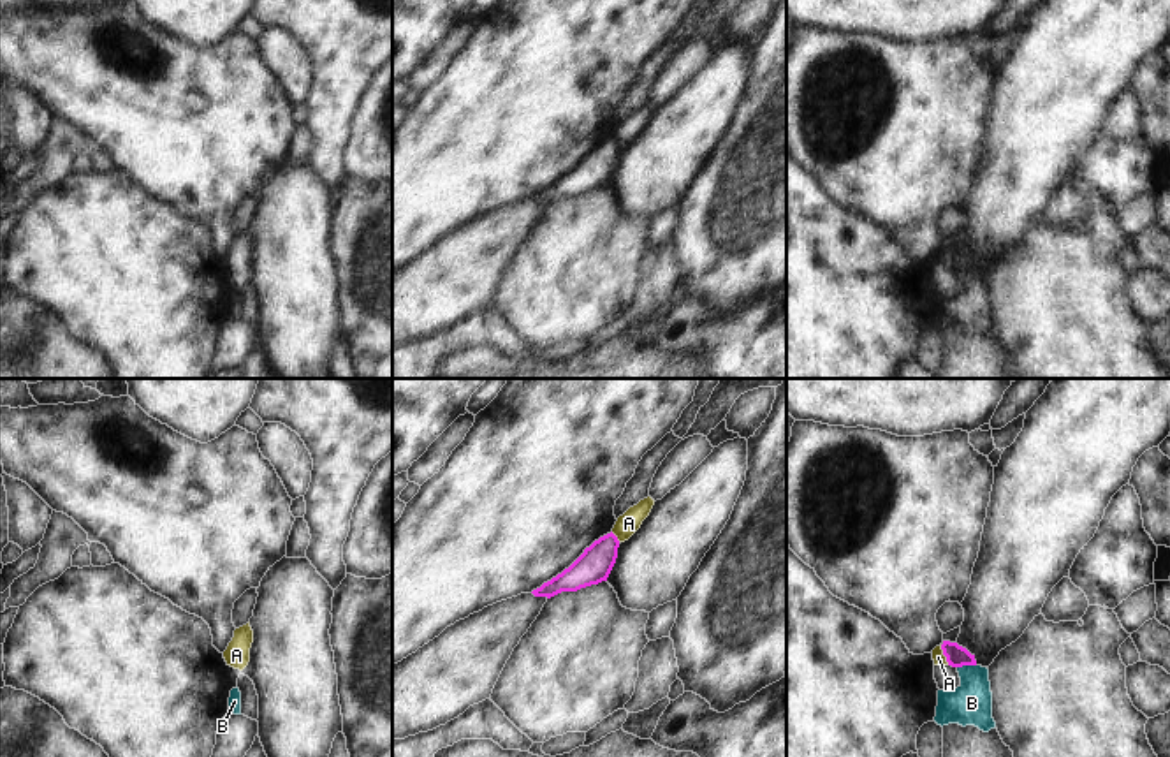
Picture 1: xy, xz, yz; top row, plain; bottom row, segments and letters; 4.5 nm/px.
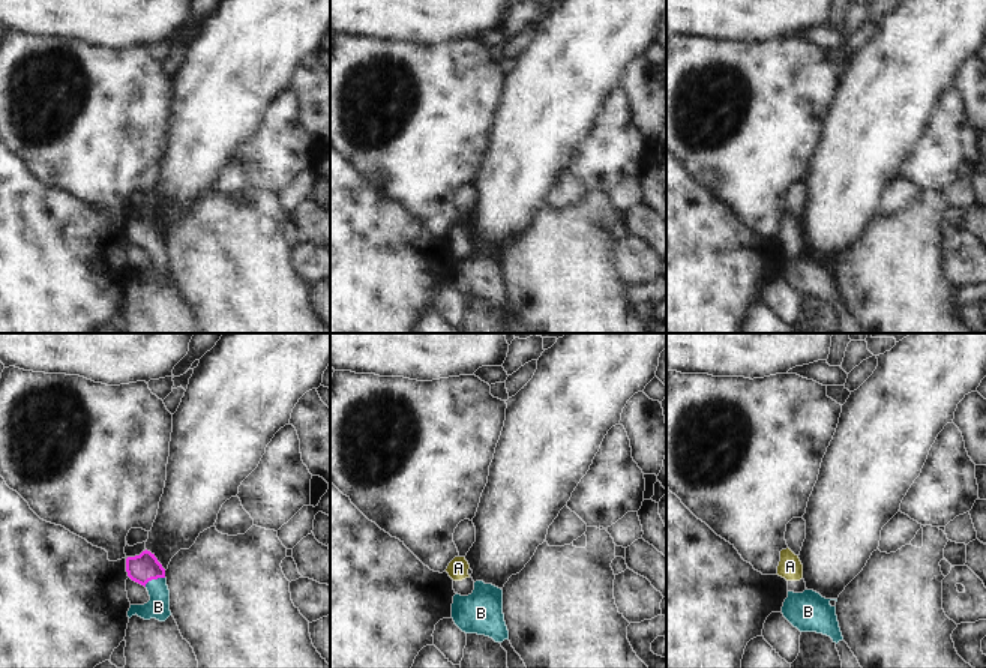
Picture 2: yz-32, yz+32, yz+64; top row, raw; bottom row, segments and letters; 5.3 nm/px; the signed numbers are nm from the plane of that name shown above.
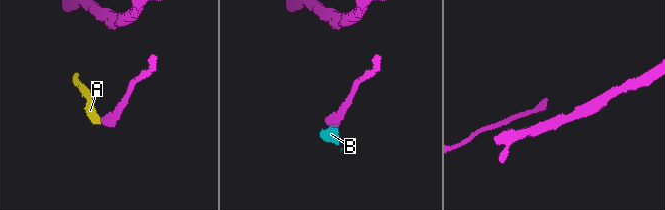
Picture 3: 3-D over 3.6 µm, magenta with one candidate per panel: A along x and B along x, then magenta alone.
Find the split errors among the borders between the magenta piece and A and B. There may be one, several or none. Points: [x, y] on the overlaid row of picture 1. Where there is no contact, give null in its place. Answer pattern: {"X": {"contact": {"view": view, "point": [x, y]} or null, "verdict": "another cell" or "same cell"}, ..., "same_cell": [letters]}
{"A": {"contact": {"view": "yz", "point": [945, 655]}, "verdict": "another cell"}, "B": {"contact": {"view": "yz", "point": [966, 664]}, "verdict": "same cell"}, "same_cell": ["B"]}

